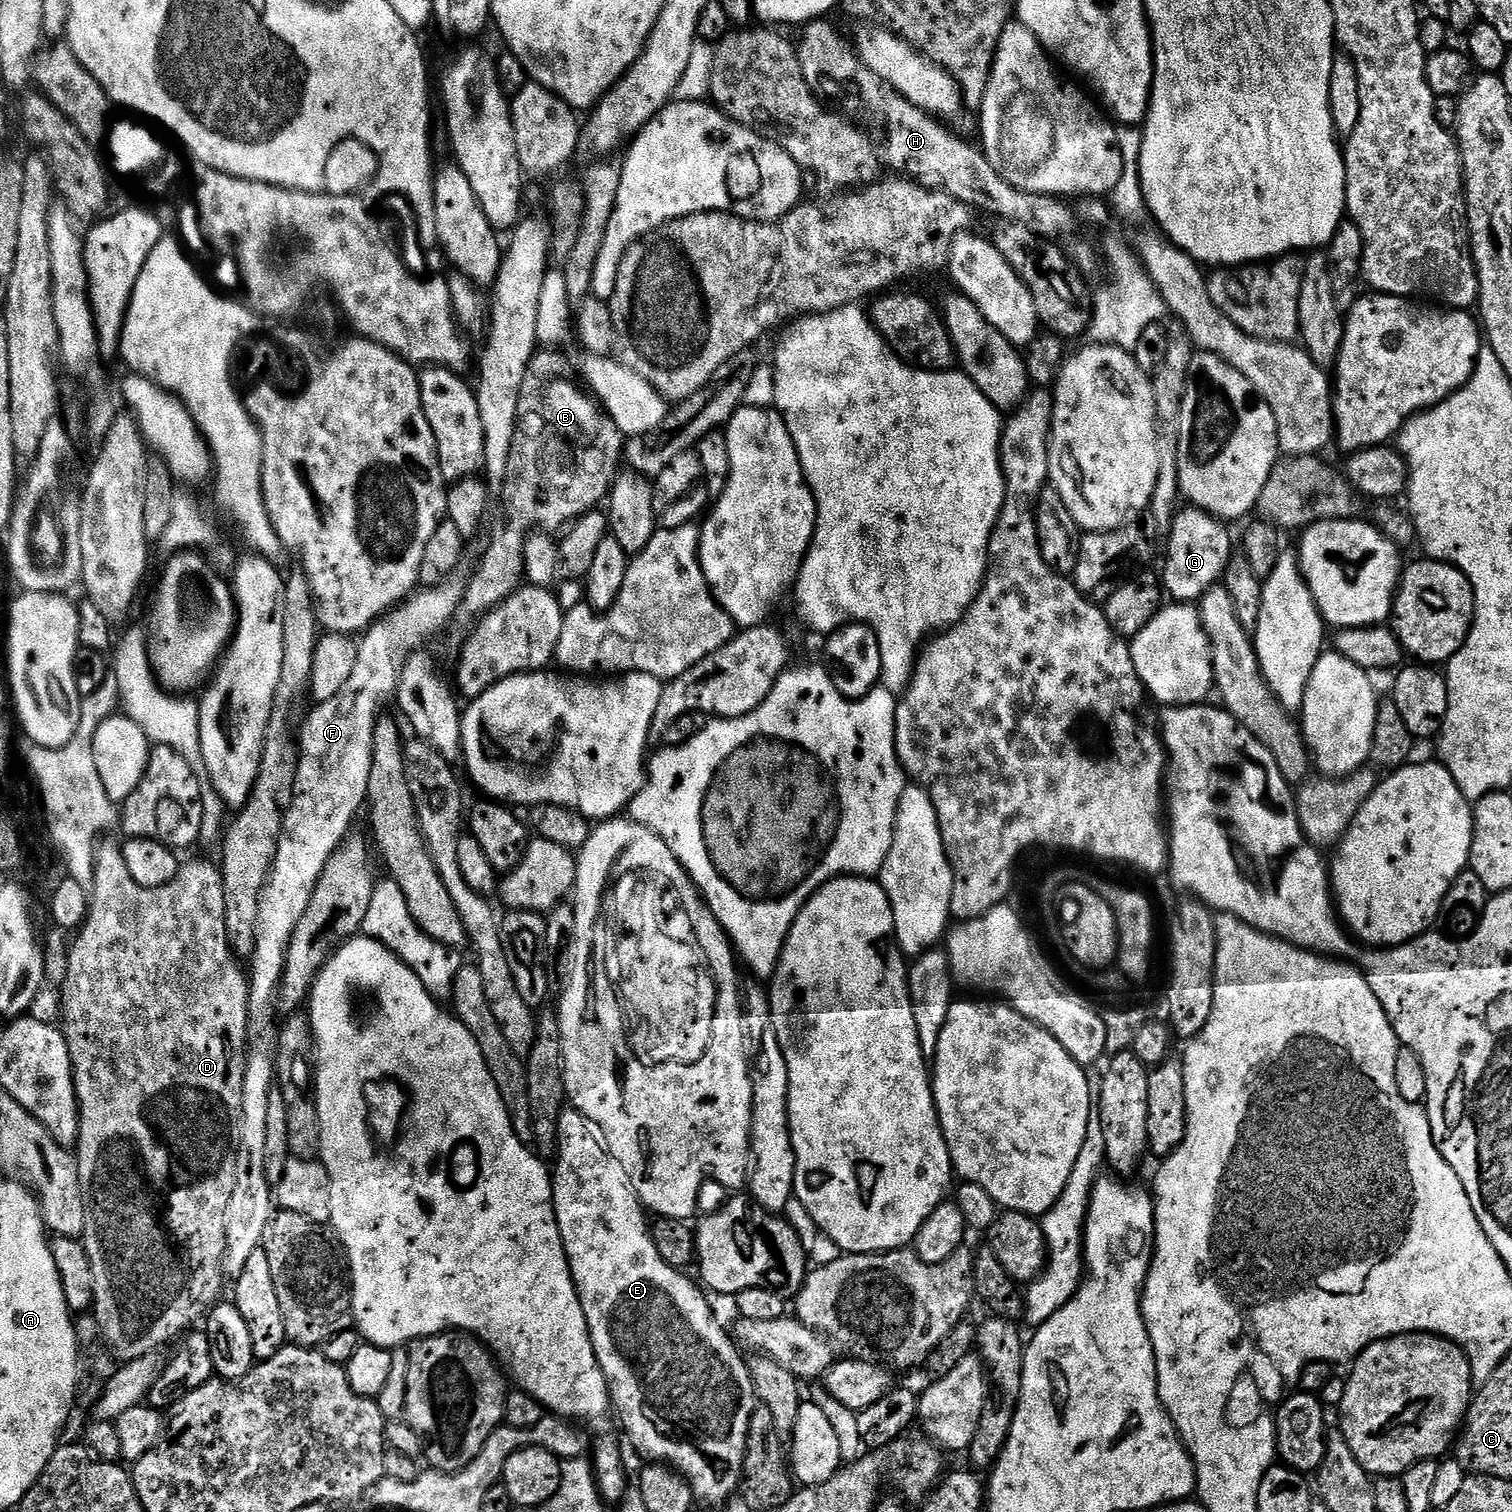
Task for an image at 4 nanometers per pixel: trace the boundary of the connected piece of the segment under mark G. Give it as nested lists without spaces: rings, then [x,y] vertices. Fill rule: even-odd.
[[[1191,506],[1177,511],[1172,520],[1172,527],[1167,529],[1168,549],[1164,552],[1164,572],[1162,571],[1162,588],[1167,599],[1172,602],[1196,602],[1205,596],[1209,590],[1217,587],[1223,581],[1228,563],[1234,556],[1232,551],[1232,536],[1225,525],[1216,517],[1208,515],[1200,508]]]

